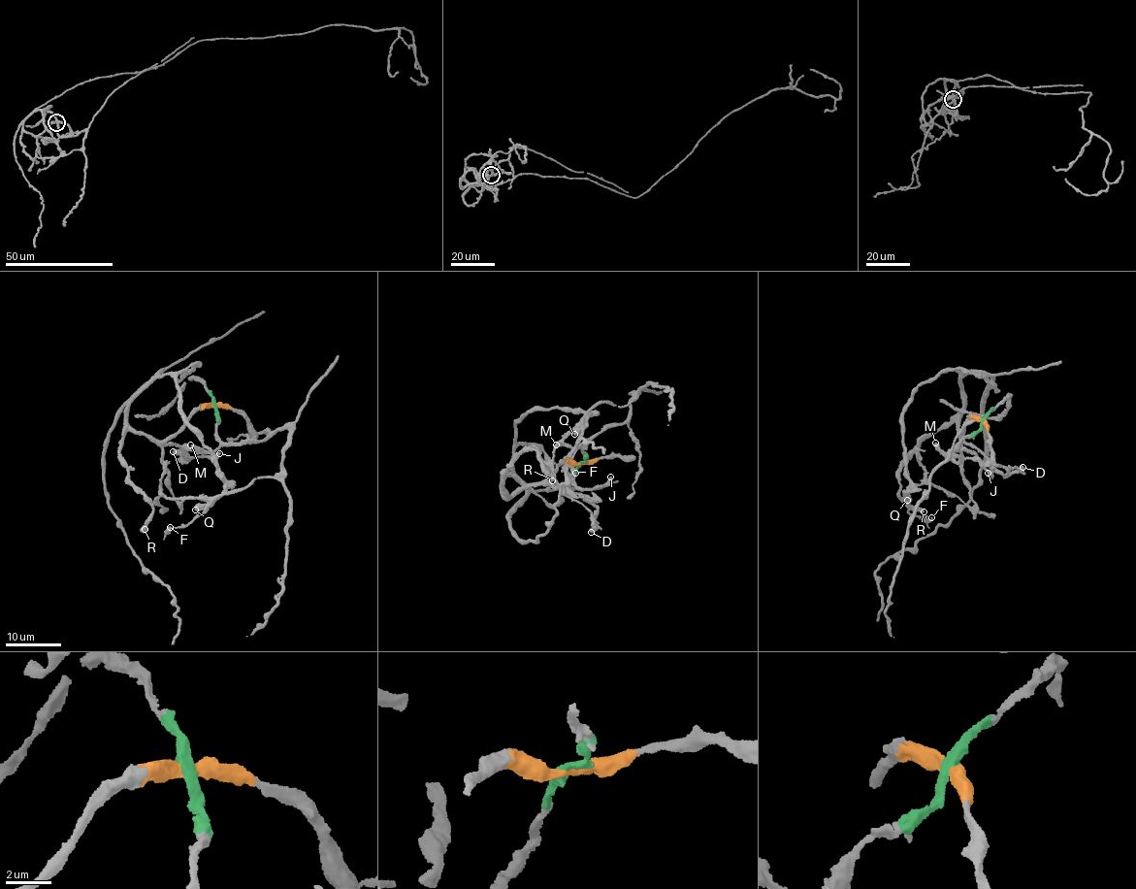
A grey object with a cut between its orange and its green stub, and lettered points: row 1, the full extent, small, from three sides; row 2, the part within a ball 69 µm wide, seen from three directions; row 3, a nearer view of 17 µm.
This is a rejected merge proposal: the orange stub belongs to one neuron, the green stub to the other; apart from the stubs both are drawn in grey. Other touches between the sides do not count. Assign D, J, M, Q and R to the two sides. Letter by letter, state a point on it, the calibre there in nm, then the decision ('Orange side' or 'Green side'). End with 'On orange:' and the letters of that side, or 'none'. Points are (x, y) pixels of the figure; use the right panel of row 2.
D: Place: (1022, 467). Thickness 650 nm. Orange side
J: Place: (988, 473). Thickness 420 nm. Green side
M: Place: (935, 443). Thickness 320 nm. Green side
Q: Place: (907, 500). Thickness 650 nm. Orange side
R: Place: (924, 511). Thickness 440 nm. Orange side
On orange: D, Q, R

